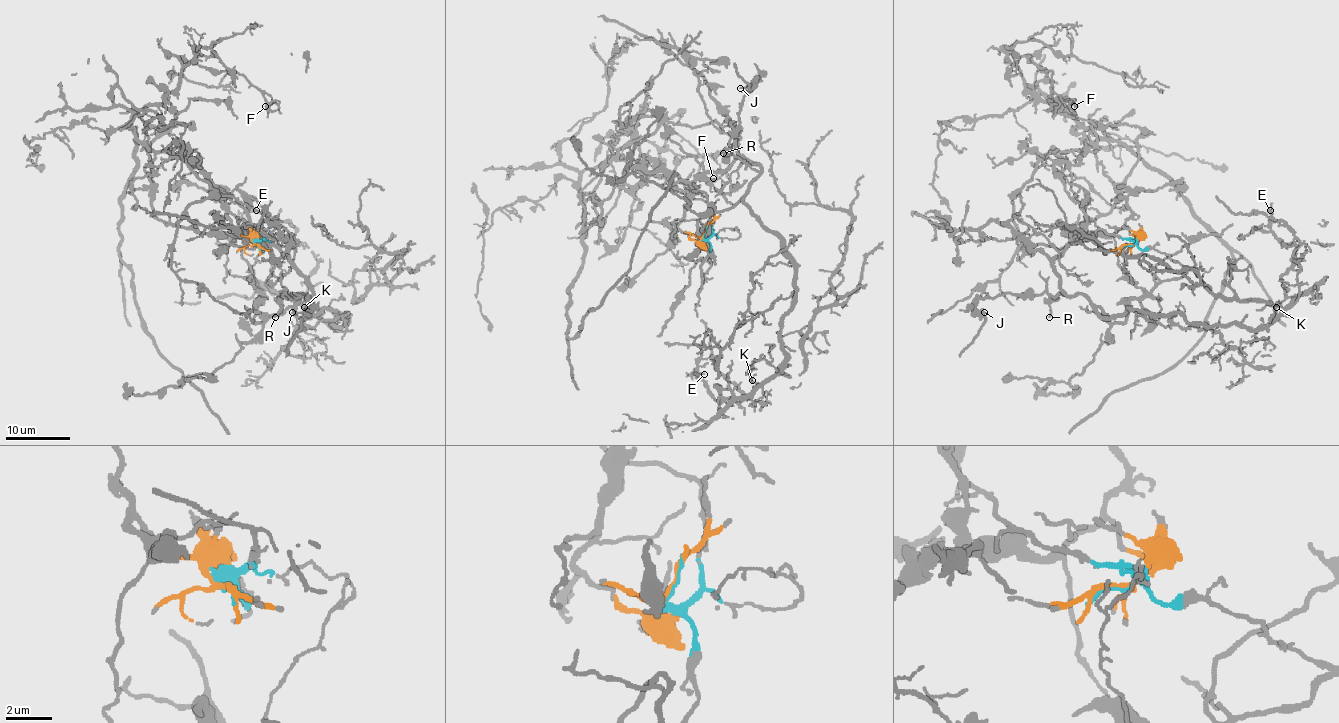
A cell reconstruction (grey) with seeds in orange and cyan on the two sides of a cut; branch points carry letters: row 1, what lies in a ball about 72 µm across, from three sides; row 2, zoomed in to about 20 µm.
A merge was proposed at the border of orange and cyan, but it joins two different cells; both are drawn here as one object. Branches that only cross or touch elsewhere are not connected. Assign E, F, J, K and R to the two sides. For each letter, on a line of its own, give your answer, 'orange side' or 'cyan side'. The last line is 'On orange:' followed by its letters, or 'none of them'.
E: orange side
F: cyan side
J: orange side
K: orange side
R: orange side
On orange: E, J, K, R

